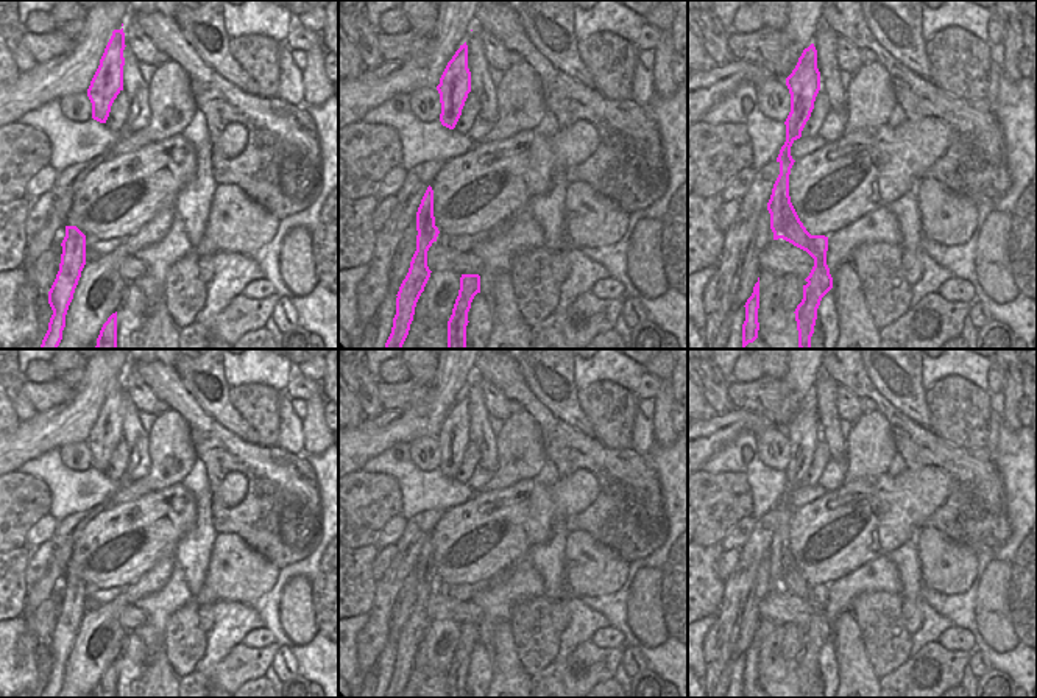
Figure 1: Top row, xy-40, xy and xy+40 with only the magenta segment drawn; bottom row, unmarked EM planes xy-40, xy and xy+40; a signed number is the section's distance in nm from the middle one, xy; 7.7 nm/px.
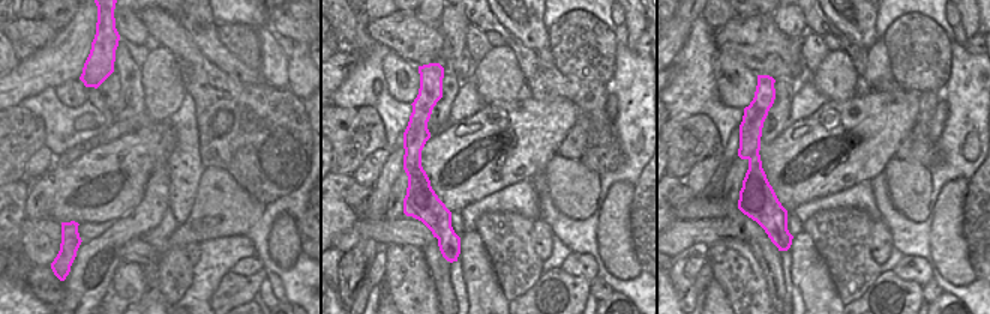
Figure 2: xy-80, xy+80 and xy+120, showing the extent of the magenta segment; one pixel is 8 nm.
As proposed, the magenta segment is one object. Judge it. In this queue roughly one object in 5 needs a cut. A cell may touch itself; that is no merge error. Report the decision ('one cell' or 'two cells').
two cells

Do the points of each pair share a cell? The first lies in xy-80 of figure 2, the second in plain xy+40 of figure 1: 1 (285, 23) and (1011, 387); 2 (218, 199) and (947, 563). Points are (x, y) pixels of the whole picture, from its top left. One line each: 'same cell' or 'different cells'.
1: different cells
2: same cell

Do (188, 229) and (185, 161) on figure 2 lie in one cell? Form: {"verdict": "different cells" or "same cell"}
{"verdict": "different cells"}

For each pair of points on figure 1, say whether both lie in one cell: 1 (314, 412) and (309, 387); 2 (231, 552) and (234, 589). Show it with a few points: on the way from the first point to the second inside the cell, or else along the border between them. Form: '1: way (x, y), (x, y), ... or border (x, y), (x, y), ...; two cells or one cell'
1: border (322, 393), (306, 401); two cells
2: way (233, 561), (234, 580); one cell

